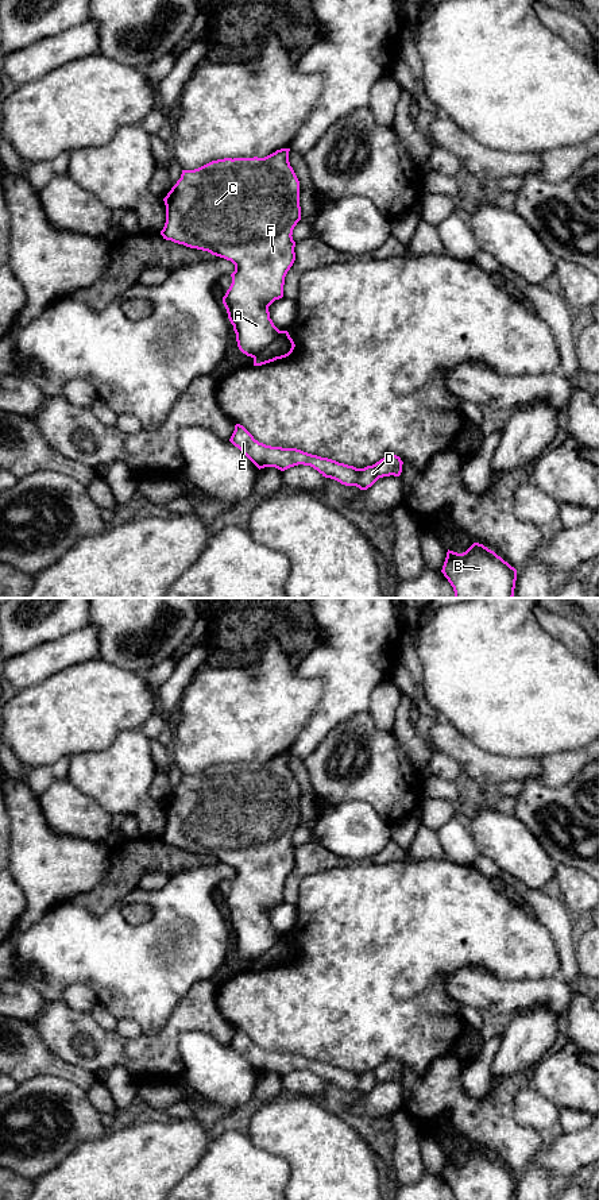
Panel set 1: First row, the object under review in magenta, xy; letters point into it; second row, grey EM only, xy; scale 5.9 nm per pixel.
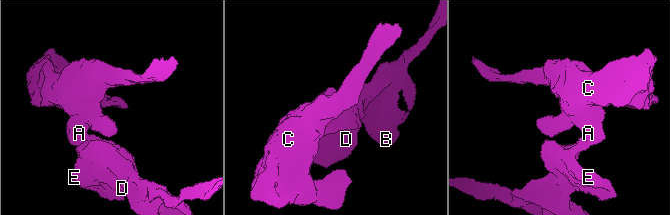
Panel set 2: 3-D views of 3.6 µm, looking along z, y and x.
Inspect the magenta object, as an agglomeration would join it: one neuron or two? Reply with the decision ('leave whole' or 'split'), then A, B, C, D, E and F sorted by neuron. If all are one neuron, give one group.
split; groups A C F / B D E

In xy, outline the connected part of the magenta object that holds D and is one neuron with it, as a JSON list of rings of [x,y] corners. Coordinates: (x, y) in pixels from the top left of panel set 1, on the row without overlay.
[[[240,1029],[235,1030],[229,1046],[259,1074],[264,1072],[275,1072],[285,1076],[290,1072],[304,1069],[313,1072],[325,1083],[335,1084],[345,1091],[356,1091],[360,1095],[367,1095],[379,1083],[390,1080],[399,1081],[403,1069],[399,1061],[390,1058],[372,1070],[356,1073],[297,1053],[266,1050],[255,1045],[254,1041]]]

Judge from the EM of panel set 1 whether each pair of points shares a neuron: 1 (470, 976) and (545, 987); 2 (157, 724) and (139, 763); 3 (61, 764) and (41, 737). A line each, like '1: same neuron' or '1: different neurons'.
1: same neuron
2: different neurons
3: different neurons

